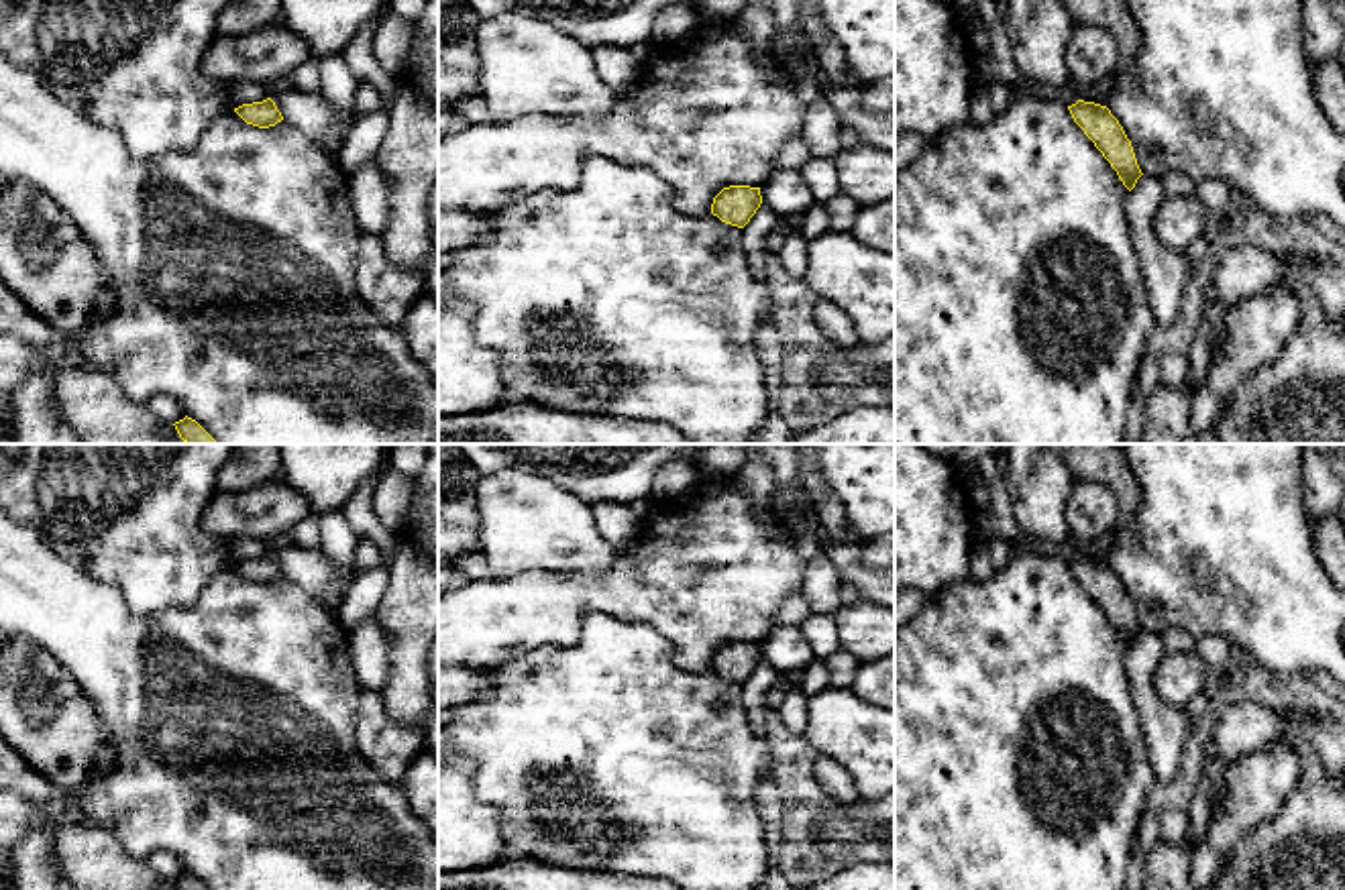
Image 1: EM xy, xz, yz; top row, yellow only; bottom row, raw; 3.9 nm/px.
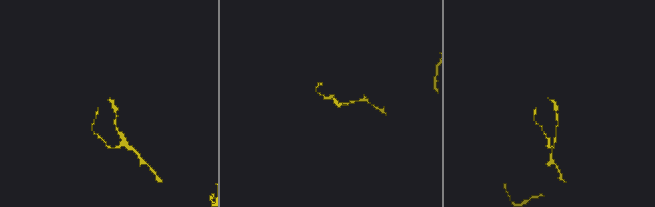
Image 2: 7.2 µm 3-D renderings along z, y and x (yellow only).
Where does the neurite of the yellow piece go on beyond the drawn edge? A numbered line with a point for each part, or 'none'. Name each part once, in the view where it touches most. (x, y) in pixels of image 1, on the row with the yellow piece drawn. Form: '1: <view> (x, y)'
none

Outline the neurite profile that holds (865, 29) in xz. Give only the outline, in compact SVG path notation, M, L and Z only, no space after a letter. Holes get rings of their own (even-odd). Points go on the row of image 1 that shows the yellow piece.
M815 0L827 33L844 49L846 69L864 86L895 77L895 0Z

